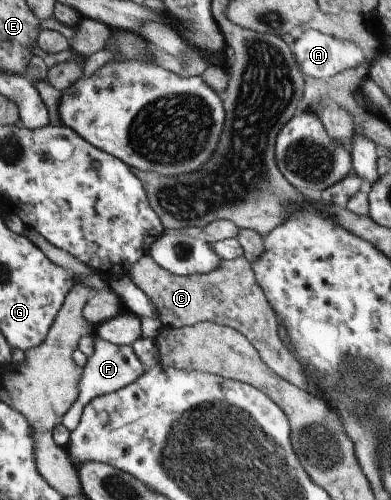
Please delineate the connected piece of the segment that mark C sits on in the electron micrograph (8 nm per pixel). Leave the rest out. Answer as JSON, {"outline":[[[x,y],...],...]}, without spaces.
{"outline":[[[147,254],[129,267],[128,277],[137,289],[141,289],[141,293],[149,297],[161,326],[180,328],[195,322],[213,322],[232,327],[256,350],[261,362],[271,372],[285,382],[305,390],[298,364],[278,337],[276,313],[257,287],[250,263],[245,258],[223,260],[217,269],[209,273],[178,276],[161,269]]]}

